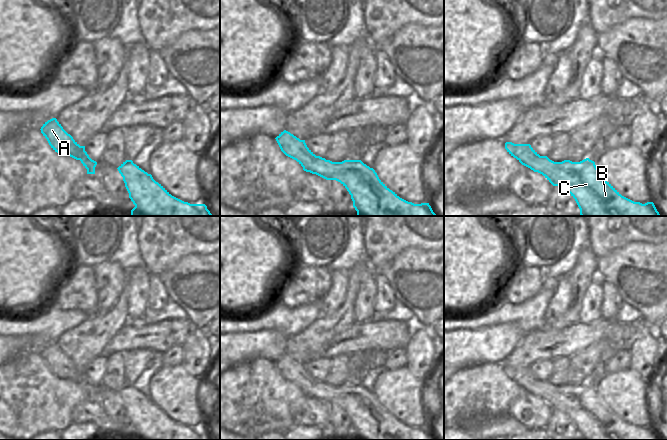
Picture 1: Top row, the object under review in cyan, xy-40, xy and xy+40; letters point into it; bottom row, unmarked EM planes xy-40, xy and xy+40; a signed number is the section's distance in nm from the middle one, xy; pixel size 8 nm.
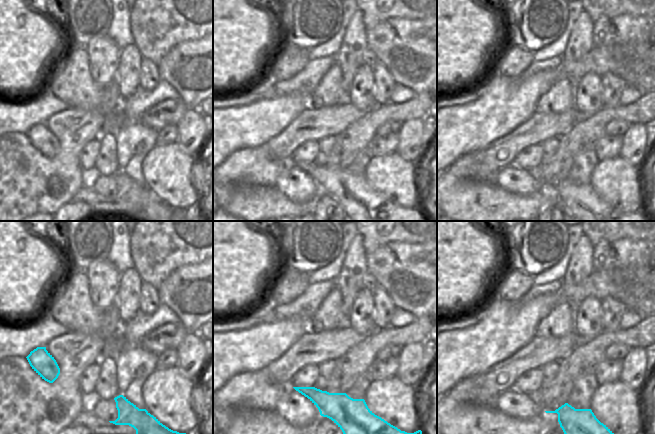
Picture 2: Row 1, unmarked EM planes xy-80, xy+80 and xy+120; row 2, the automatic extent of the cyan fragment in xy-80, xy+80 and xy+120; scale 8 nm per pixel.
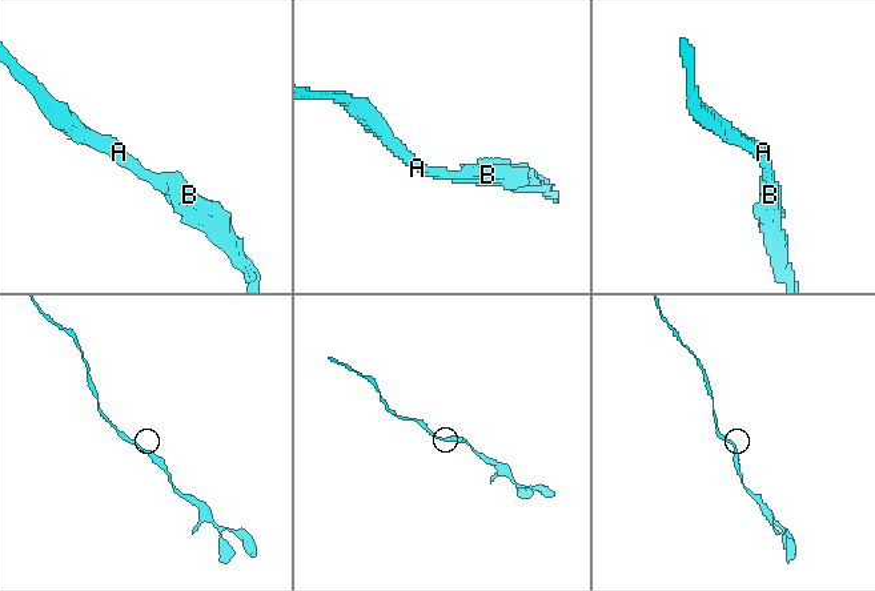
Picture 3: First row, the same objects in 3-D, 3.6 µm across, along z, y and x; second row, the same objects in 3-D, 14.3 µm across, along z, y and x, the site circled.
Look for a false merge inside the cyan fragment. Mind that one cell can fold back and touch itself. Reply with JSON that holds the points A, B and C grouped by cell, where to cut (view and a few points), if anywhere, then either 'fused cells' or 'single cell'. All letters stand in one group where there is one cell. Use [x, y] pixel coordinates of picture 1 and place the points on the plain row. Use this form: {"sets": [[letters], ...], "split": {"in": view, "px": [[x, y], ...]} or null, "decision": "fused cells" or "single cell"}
{"sets": [["A", "B", "C"]], "split": null, "decision": "single cell"}

